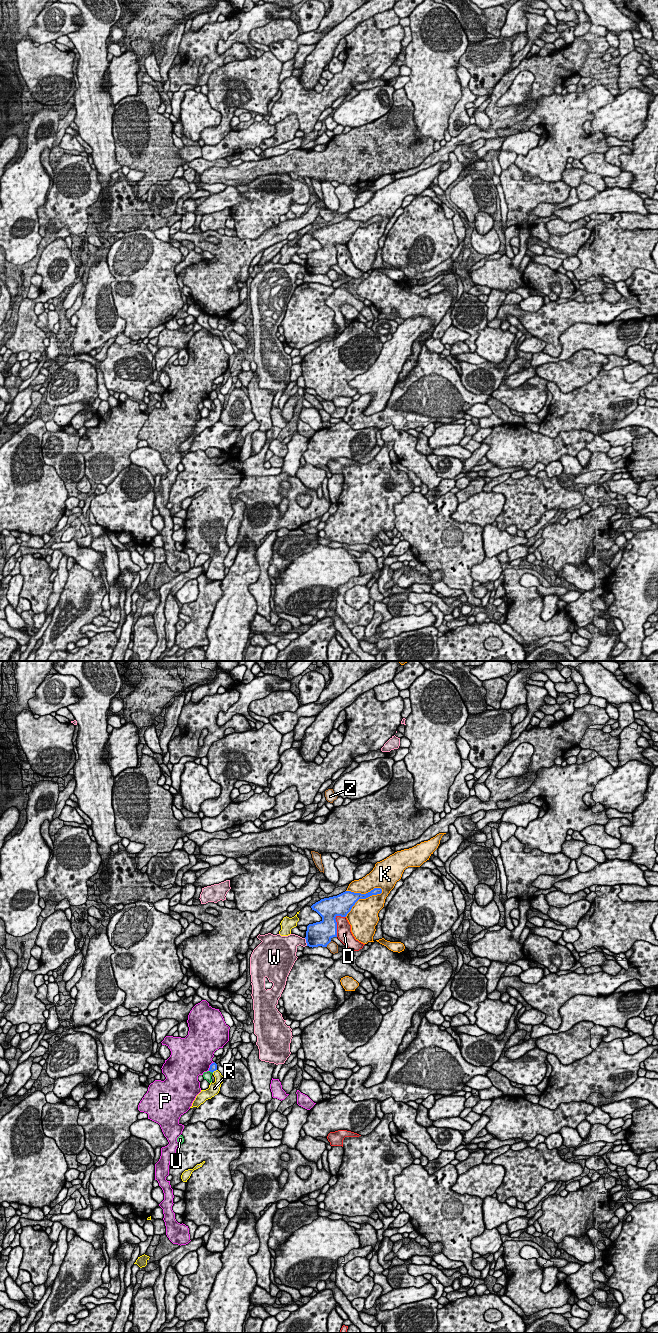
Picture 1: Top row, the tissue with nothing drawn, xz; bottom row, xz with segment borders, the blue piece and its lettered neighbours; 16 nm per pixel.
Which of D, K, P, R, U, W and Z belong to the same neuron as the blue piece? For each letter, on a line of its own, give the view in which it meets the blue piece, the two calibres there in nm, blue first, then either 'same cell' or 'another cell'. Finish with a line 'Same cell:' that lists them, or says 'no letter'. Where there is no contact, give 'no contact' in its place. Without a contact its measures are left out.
D: xz | 340/240 nm | another cell
K: xz | 260/440 nm | another cell
P: xz | 130/480 nm | another cell
R: xz | 130/140 nm | another cell
U: xz | 130/130 nm | another cell
W: xz | 380/240 nm | another cell
Z: xz | 380/160 nm | another cell
Same cell: no letter

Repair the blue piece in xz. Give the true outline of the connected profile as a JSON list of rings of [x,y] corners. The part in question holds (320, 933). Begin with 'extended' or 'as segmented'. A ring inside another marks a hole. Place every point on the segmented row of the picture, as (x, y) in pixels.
as segmented | [[[374,888],[366,894],[345,891],[337,896],[321,899],[311,906],[321,917],[320,922],[309,924],[306,943],[309,947],[327,947],[333,937],[337,937],[336,917],[346,917],[359,899],[381,894],[381,888]]]

